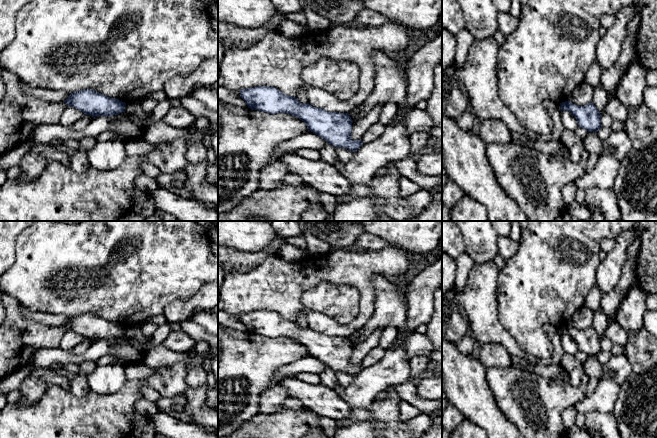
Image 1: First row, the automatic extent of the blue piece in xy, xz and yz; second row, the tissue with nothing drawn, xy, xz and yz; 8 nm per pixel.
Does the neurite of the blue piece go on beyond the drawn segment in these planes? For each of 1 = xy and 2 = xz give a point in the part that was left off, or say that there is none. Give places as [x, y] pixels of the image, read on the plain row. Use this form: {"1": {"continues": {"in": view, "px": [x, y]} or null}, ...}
{"1": {"continues": null}, "2": {"continues": null}}

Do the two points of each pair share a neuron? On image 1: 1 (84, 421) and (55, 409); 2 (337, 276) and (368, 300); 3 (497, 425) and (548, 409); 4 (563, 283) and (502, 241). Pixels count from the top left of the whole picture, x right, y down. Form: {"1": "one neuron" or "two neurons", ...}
{"1": "one neuron", "2": "one neuron", "3": "two neurons", "4": "two neurons"}

